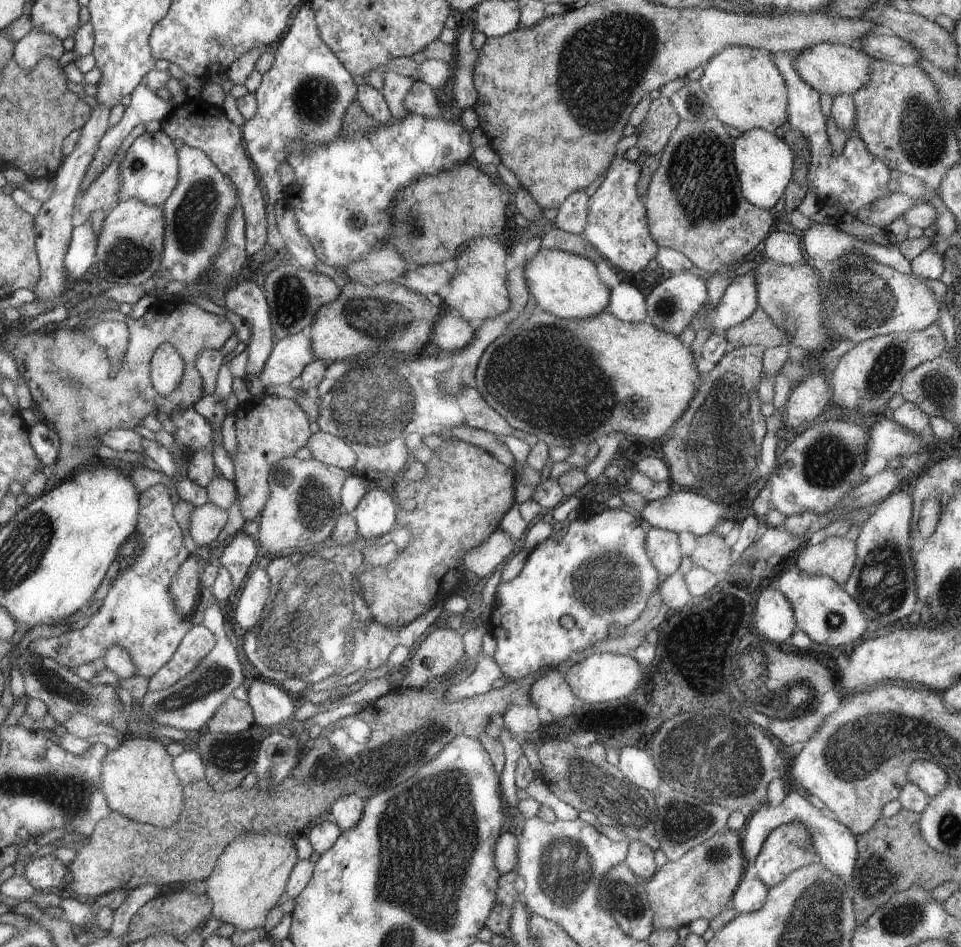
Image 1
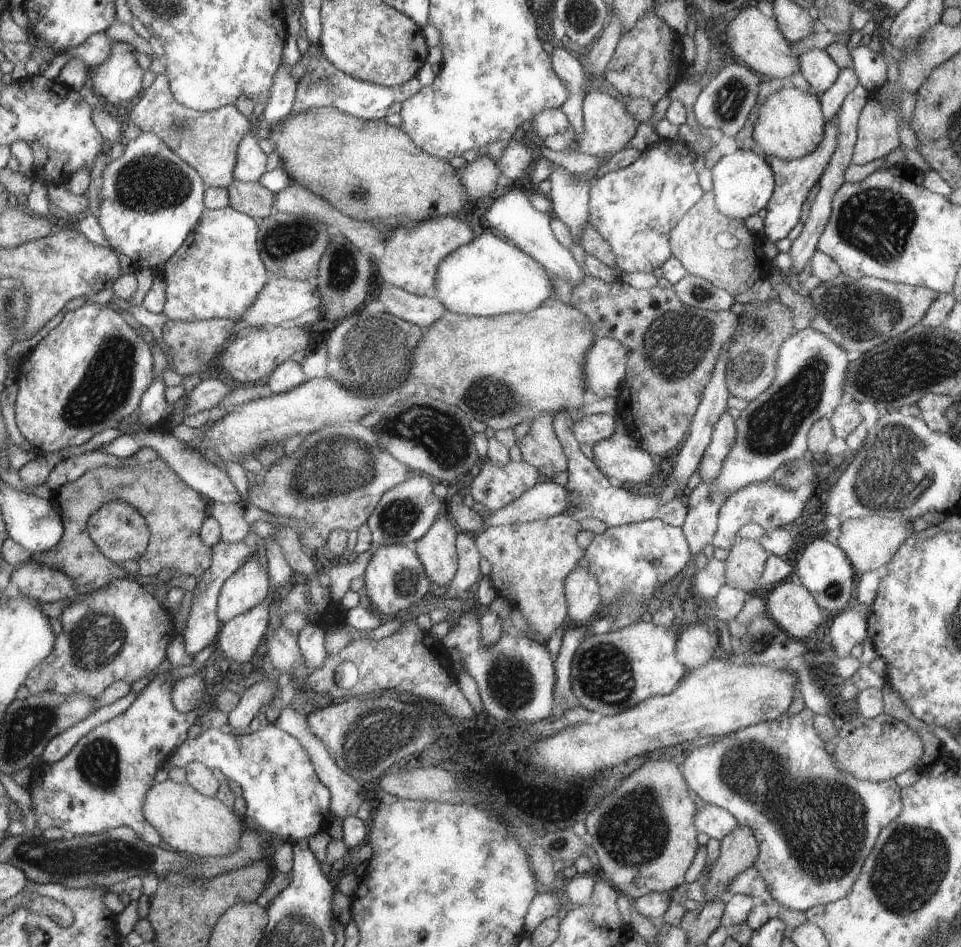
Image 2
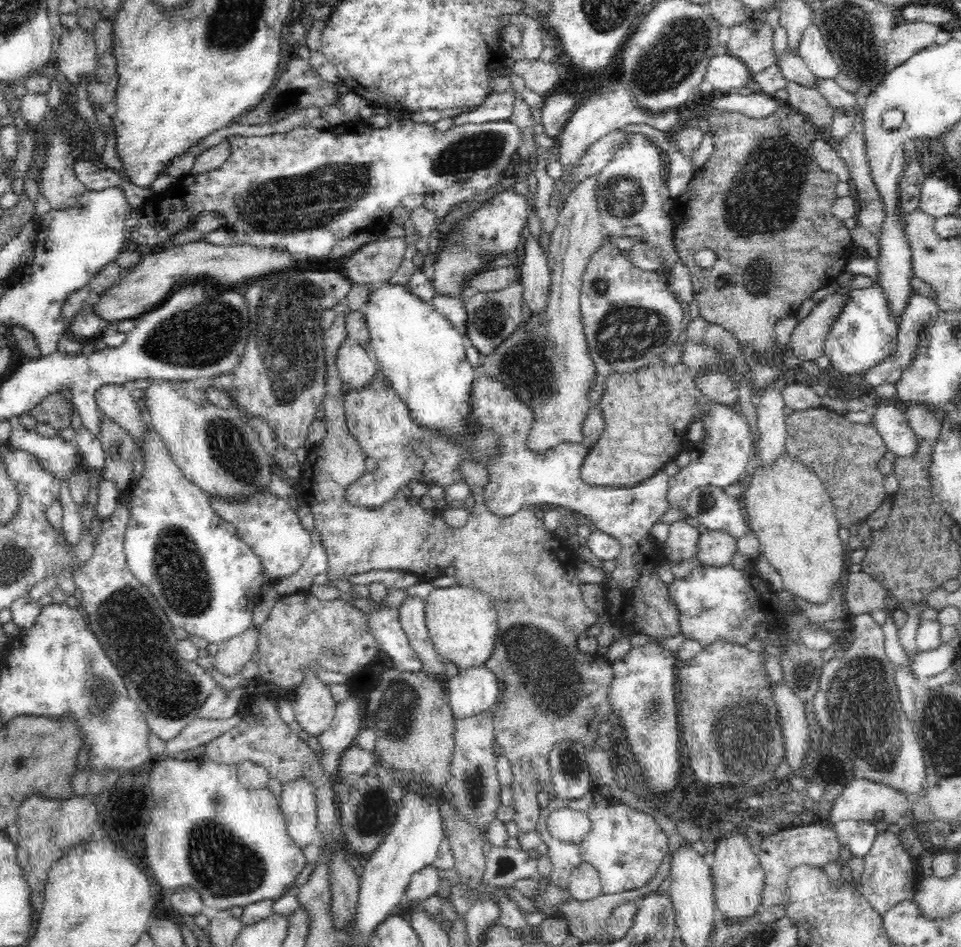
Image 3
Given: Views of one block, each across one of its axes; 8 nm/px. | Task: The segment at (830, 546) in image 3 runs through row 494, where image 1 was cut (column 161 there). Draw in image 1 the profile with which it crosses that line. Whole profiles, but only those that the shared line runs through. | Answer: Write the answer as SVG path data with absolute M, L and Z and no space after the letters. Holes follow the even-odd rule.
M126 733L116 750L110 749L102 760L101 788L104 789L110 810L138 823L169 828L180 820L185 808L177 772L172 768L172 756L156 739L140 738Z

